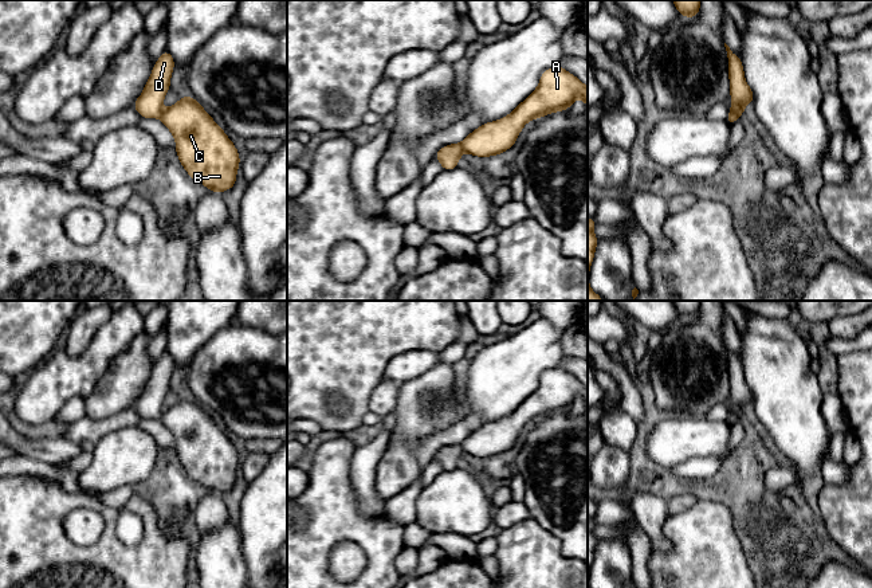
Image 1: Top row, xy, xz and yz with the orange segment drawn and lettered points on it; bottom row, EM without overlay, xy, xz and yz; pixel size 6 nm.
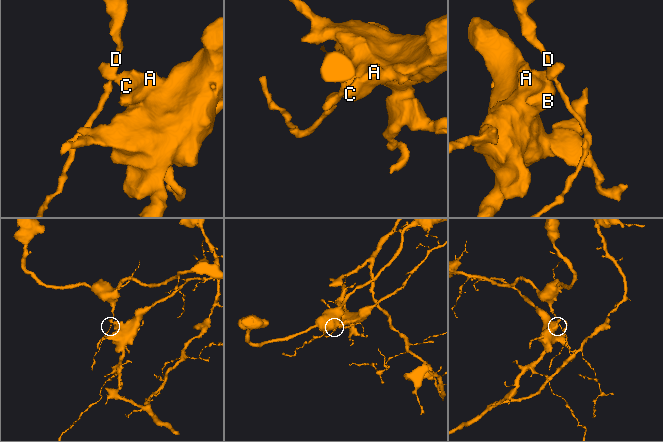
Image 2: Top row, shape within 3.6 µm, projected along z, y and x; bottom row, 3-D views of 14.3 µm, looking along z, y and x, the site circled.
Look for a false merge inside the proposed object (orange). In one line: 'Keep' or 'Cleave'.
Cleave

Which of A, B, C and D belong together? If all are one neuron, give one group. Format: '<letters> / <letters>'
A B C / D

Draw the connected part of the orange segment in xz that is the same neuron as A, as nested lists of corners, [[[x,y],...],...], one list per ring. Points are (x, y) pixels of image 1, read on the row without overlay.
[[[561,366],[547,369],[541,375],[537,389],[508,416],[480,426],[460,447],[463,452],[476,458],[499,456],[514,447],[529,422],[569,411],[577,399],[588,407],[588,387]]]

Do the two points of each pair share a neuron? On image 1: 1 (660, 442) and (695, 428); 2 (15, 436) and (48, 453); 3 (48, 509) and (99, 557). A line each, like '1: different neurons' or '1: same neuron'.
1: same neuron
2: same neuron
3: same neuron

